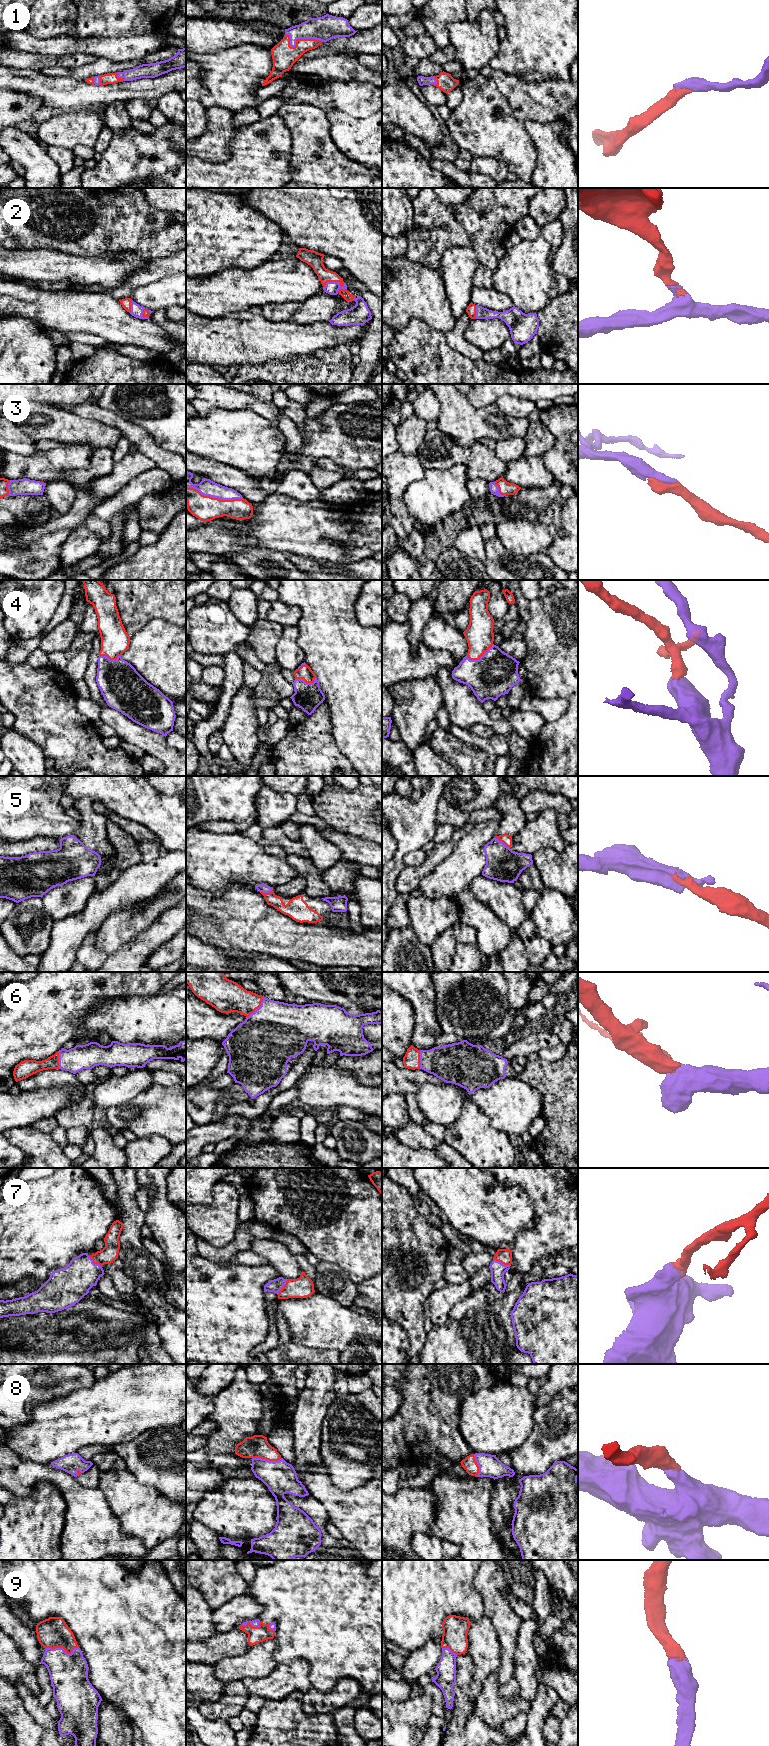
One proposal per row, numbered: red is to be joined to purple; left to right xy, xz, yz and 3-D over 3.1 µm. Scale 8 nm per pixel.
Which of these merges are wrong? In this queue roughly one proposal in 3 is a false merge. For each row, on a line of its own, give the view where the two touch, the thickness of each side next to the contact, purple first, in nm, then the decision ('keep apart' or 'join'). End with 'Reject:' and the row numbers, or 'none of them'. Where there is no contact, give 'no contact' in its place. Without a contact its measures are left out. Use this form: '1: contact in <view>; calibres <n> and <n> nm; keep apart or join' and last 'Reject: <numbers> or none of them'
1: contact in xz; calibres 200 and 190 nm; join
2: contact in xz; calibres 100 and 120 nm; join
3: contact in xz; calibres 140 and 200 nm; join
4: contact in yz; calibres 360 and 220 nm; join
5: contact in yz; calibres 280 and 80 nm; join
6: contact in xz; calibres 480 and 240 nm; join
7: contact in yz; calibres 120 and 120 nm; join
8: contact in xz; calibres 260 and 190 nm; join
9: contact in xy; calibres 300 and 240 nm; join
Reject: none of them

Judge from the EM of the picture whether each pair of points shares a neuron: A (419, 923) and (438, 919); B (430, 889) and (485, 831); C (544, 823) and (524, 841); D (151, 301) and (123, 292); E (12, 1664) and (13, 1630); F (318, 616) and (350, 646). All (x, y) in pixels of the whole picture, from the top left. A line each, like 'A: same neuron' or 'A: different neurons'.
A: same neuron
B: same neuron
C: same neuron
D: different neurons
E: different neurons
F: same neuron

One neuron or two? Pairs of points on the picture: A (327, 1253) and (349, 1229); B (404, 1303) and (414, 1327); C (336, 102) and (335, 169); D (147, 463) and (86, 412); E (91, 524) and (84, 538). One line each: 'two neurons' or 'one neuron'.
A: one neuron
B: one neuron
C: two neurons
D: two neurons
E: two neurons

